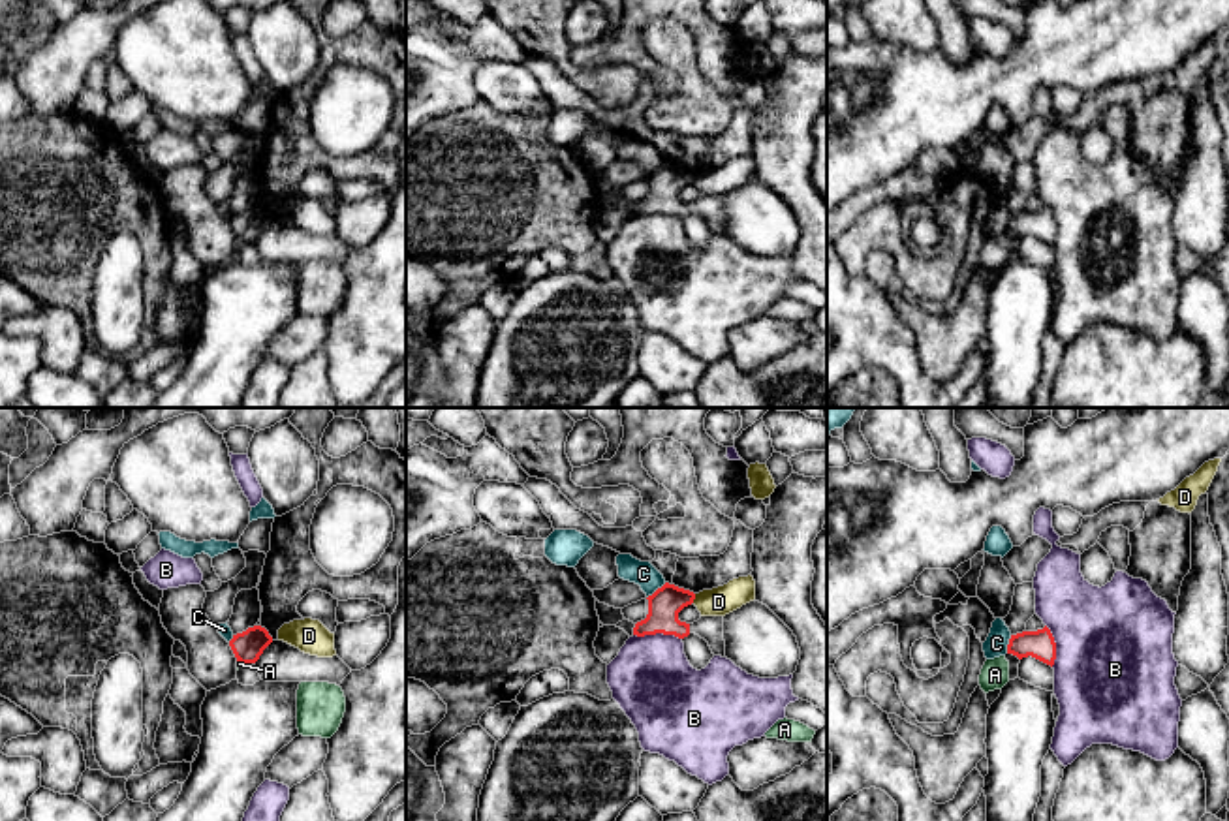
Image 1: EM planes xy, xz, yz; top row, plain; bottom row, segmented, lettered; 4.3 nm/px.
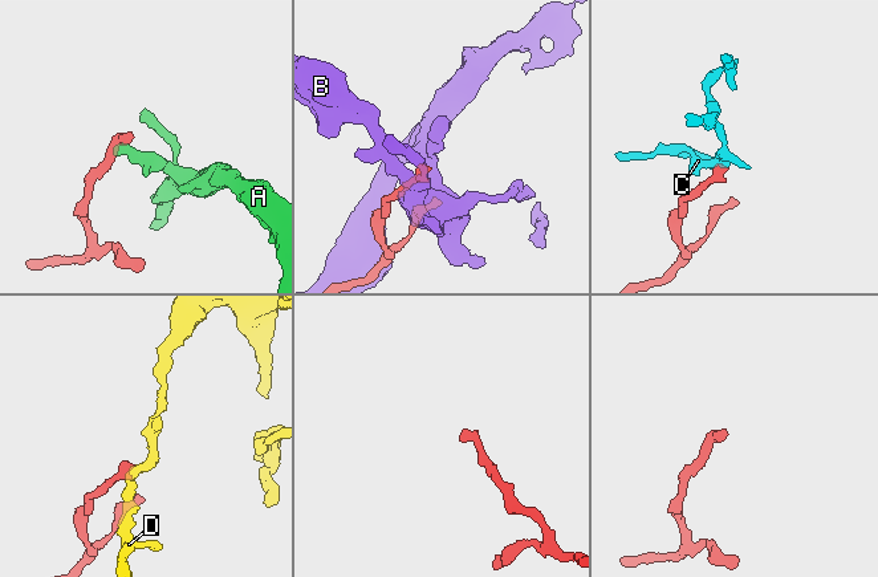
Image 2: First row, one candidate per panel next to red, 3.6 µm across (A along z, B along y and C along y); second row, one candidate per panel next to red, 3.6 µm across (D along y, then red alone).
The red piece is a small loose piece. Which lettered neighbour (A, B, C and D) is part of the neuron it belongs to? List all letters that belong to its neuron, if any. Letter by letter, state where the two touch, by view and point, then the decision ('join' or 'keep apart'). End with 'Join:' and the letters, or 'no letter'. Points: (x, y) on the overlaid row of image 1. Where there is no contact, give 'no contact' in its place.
A: meets red in xy at (239, 660); keep apart
B: meets red in xz at (658, 632); keep apart
C: meets red in xz at (658, 588); keep apart
D: meets red in xz at (694, 598); keep apart
Join: no letter

